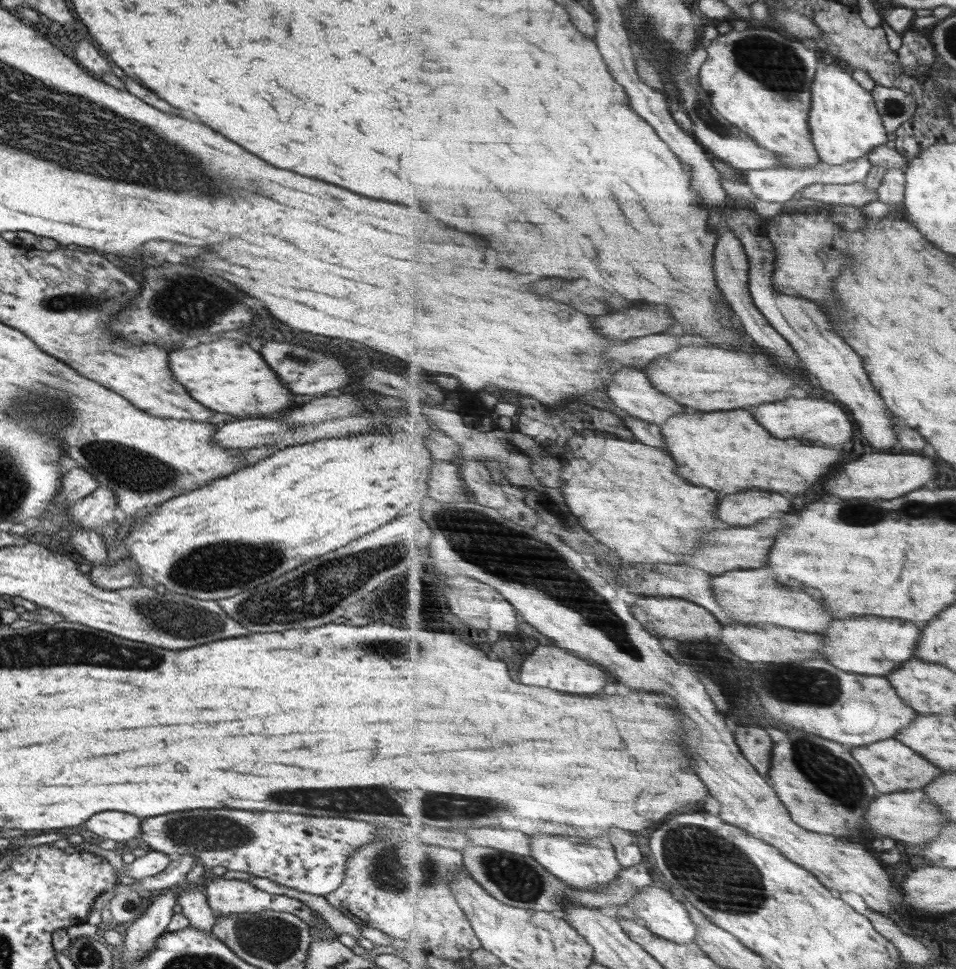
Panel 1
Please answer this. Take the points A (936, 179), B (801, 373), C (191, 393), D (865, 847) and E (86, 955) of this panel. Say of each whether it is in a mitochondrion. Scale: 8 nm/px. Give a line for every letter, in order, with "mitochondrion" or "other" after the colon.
A: other
B: other
C: other
D: other
E: mitochondrion

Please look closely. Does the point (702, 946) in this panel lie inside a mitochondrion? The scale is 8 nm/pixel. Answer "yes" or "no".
no

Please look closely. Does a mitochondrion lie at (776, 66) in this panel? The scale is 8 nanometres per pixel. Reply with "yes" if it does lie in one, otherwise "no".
yes

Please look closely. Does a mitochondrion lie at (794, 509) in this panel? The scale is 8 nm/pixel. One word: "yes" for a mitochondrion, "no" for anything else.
no

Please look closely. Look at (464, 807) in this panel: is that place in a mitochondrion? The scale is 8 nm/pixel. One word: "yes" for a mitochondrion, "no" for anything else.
yes

